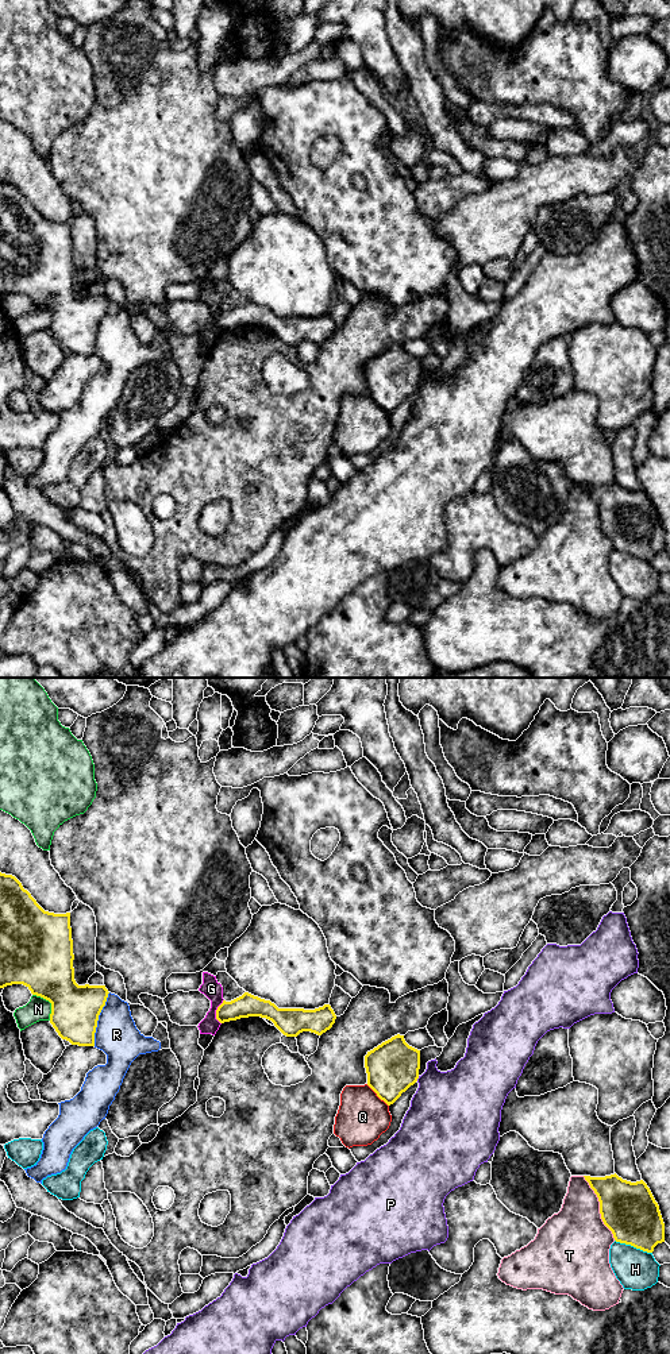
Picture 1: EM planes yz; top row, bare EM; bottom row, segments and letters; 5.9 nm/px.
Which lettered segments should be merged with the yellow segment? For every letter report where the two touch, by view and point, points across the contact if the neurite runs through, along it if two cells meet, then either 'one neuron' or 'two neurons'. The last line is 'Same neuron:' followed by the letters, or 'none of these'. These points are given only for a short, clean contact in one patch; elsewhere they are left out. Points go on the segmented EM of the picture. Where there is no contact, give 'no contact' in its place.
G: meets yellow in yz at (216, 1011); two neurons
H: meets yellow in yz at (634, 1246); two neurons
N: meets yellow in yz at (50, 1002); two neurons
P: meets yellow in yz at (418, 1077); two neurons
Q: meets yellow in yz at (377, 1095); two neurons
R: meets yellow in yz at (97, 1019); two neurons
T: meets yellow in yz at (600, 1208); two neurons
Same neuron: none of these

